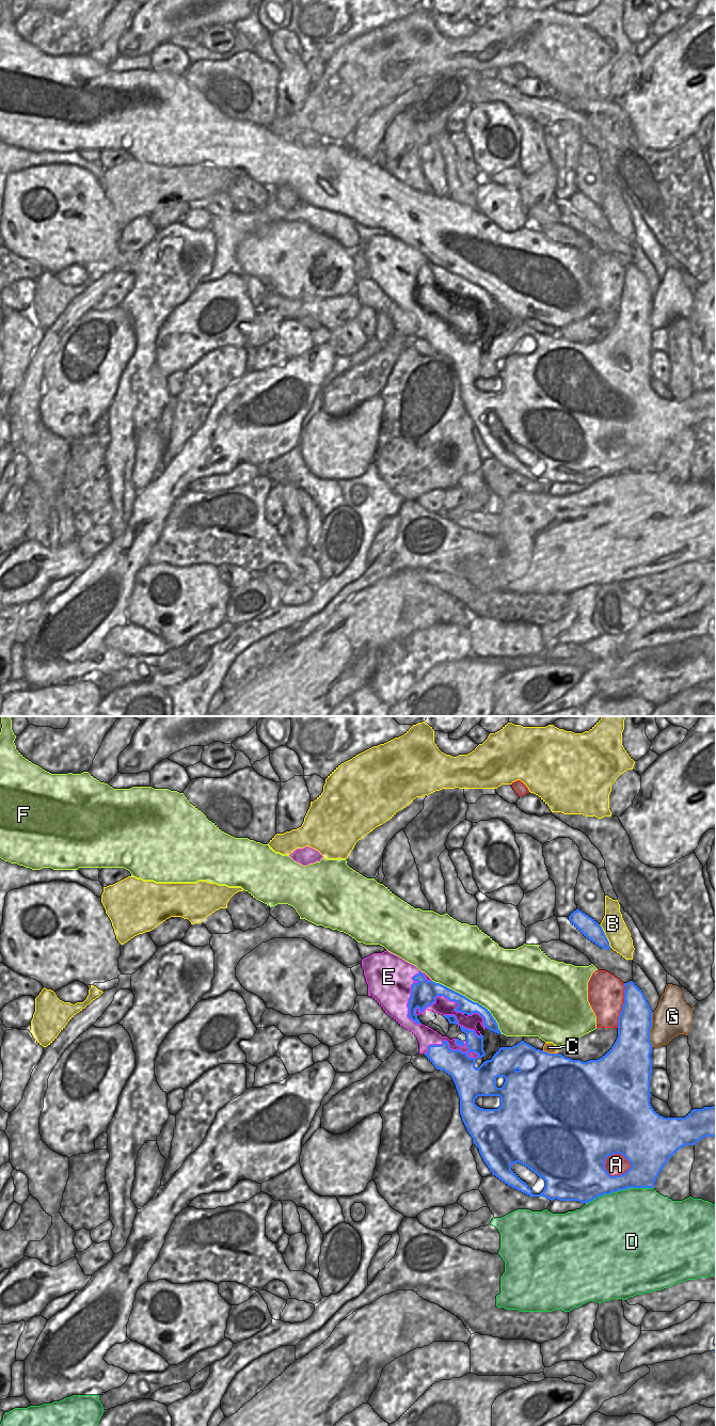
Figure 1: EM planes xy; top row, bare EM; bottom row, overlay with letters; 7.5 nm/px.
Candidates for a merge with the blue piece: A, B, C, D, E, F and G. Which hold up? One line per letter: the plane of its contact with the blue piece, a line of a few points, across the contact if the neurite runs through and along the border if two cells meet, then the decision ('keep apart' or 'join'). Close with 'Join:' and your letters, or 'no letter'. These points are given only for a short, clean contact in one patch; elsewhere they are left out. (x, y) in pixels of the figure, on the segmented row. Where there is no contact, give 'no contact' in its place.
A: contact in xy; keep apart
B: contact in xy; keep apart
C: contact in xy; keep apart
D: contact in xy; keep apart
E: contact in xy; join
F: contact in xy; keep apart
G: contact in xy; keep apart
Join: E

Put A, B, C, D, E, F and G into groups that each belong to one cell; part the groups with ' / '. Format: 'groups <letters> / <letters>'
groups A / B / C / D / E / F / G

